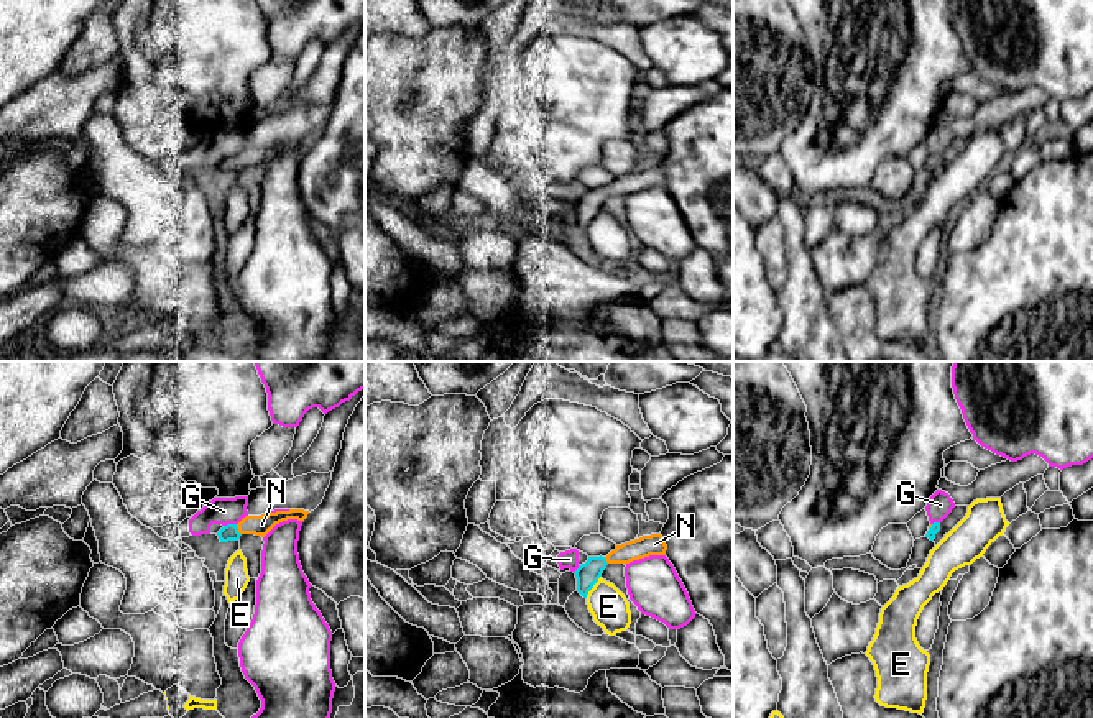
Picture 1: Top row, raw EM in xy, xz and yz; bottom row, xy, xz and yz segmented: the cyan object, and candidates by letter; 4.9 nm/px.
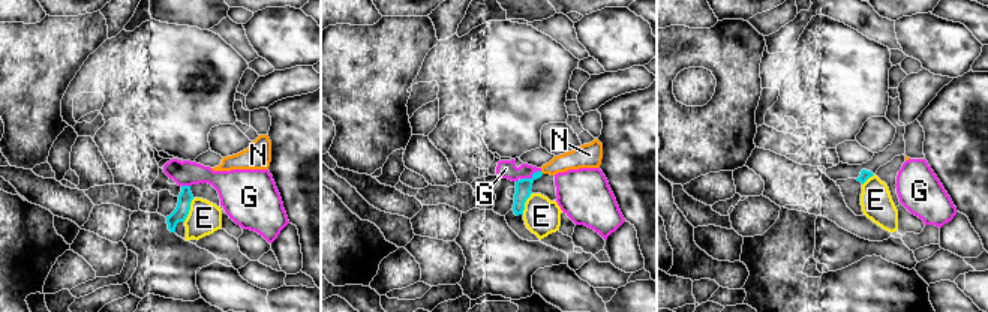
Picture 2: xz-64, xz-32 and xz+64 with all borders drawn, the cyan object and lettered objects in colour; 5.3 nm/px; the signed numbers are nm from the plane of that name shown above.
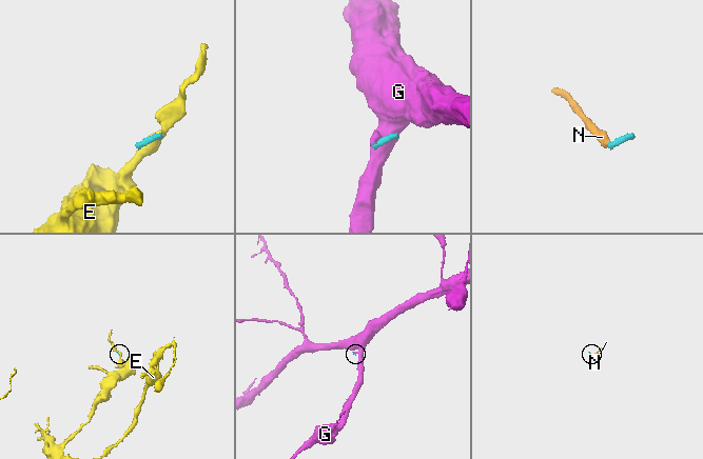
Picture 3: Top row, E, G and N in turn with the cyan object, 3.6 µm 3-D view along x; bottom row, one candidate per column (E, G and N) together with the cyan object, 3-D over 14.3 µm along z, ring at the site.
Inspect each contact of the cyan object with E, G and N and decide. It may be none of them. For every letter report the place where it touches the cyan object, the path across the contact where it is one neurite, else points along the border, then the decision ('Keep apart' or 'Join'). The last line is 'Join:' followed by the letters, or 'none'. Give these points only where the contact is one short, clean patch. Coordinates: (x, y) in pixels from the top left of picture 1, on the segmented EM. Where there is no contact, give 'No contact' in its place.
E: Touches cyan at xz (592, 587). Boundary: xz (600, 575), (585, 597). Keep apart
G: Touches cyan at xy (229, 524). Boundary: xy (235, 523), (224, 526). Keep apart
N: Touches cyan at xy (237, 529). Path across: xy (230, 531), (237, 529), (249, 524), (262, 524). Join
Join: N

